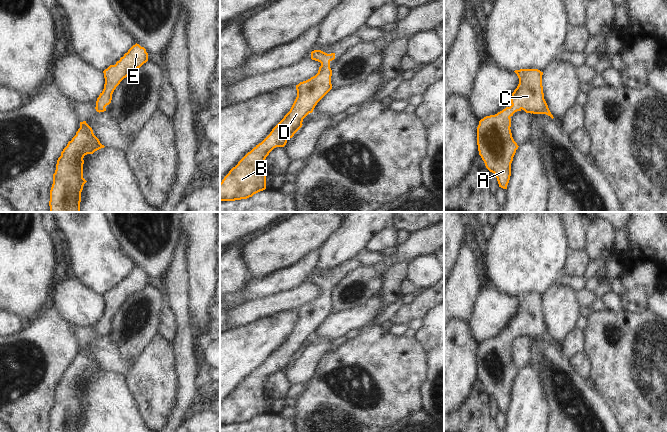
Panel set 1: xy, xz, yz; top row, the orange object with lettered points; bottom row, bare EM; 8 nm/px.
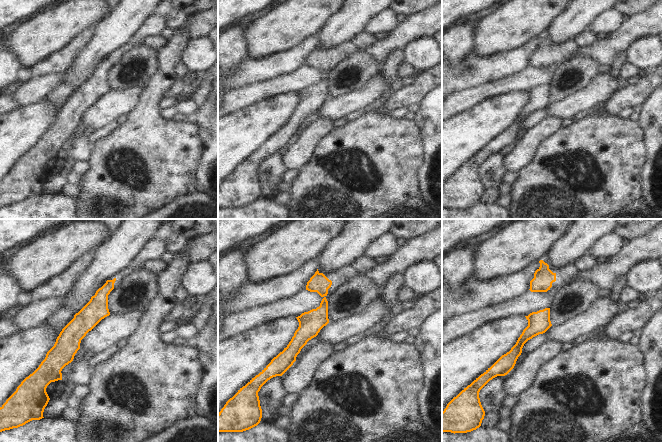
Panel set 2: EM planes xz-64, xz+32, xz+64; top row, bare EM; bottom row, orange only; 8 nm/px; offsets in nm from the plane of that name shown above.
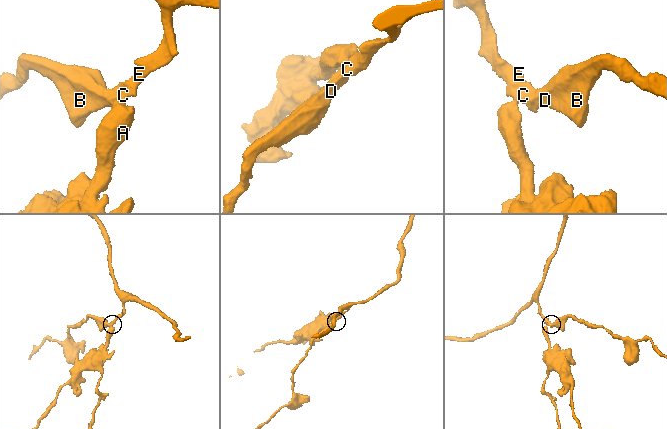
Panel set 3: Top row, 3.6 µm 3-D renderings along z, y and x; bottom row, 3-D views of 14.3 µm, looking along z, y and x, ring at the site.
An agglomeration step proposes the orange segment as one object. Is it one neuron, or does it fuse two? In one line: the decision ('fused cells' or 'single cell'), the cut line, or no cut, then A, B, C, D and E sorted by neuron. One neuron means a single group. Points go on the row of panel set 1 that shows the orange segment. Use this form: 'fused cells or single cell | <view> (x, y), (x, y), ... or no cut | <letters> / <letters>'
single cell | no cut | A B C D E

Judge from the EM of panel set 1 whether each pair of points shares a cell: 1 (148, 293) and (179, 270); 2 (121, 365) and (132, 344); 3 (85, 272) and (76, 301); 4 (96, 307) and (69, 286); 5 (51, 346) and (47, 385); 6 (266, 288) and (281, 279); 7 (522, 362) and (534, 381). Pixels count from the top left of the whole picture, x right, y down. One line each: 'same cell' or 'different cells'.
1: different cells
2: different cells
3: different cells
4: same cell
5: same cell
6: same cell
7: different cells

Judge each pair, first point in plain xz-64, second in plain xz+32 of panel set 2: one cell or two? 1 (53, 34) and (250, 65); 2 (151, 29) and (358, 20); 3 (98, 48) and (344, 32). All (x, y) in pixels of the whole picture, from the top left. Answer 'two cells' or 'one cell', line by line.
1: two cells
2: two cells
3: one cell

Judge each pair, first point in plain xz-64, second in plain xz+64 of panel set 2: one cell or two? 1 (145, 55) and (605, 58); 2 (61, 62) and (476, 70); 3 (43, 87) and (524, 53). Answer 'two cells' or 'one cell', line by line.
1: two cells
2: one cell
3: two cells

